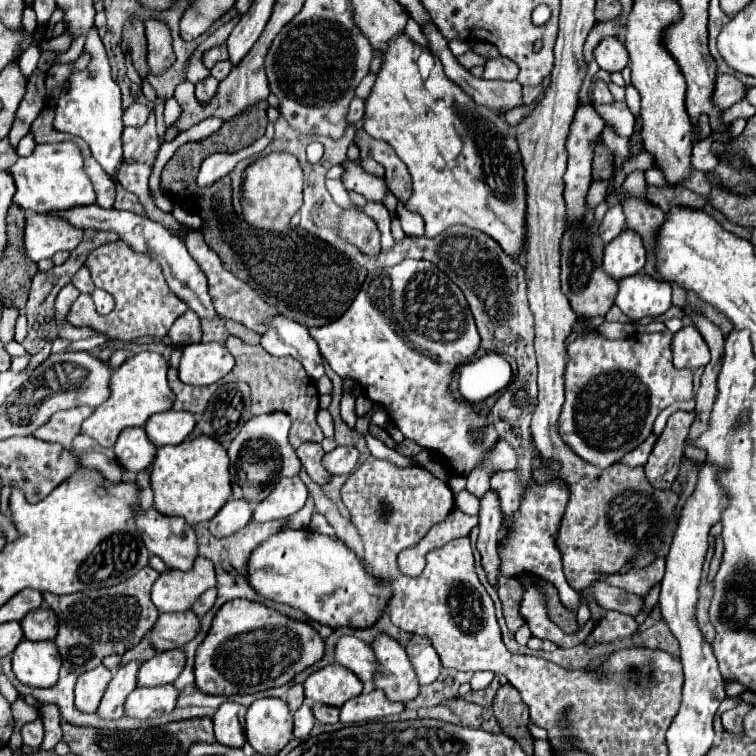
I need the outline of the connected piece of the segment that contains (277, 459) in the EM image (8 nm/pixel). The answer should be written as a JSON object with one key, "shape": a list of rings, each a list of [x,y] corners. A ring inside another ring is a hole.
{"shape":[[[268,413],[260,417],[252,417],[244,423],[238,437],[228,447],[230,457],[230,479],[232,479],[232,495],[236,499],[246,499],[248,503],[260,503],[268,497],[274,485],[284,477],[294,477],[302,469],[302,463],[288,443],[290,419],[284,413]]]}

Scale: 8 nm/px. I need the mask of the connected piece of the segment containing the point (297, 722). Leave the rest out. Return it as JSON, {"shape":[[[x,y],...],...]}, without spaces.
{"shape":[[[304,703],[300,707],[300,711],[294,713],[294,737],[296,739],[306,739],[312,731],[314,723],[316,723],[316,719],[312,715],[312,709],[310,709],[308,703]]]}

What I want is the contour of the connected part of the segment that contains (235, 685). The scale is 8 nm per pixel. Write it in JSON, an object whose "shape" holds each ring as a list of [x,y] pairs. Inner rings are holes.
{"shape":[[[232,599],[232,601],[224,603],[224,607],[220,607],[204,643],[198,647],[196,685],[200,687],[200,691],[204,691],[208,695],[258,693],[258,691],[264,691],[270,687],[280,687],[280,685],[292,681],[300,671],[312,667],[322,657],[324,657],[324,639],[308,623],[302,623],[288,615],[282,615],[282,613],[274,611],[272,607],[266,607],[256,601]]]}

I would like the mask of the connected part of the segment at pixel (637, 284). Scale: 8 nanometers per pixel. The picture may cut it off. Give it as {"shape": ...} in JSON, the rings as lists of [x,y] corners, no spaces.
{"shape":[[[636,273],[620,279],[616,305],[634,321],[642,317],[658,317],[672,305],[672,287],[666,281],[656,281],[646,273]]]}

